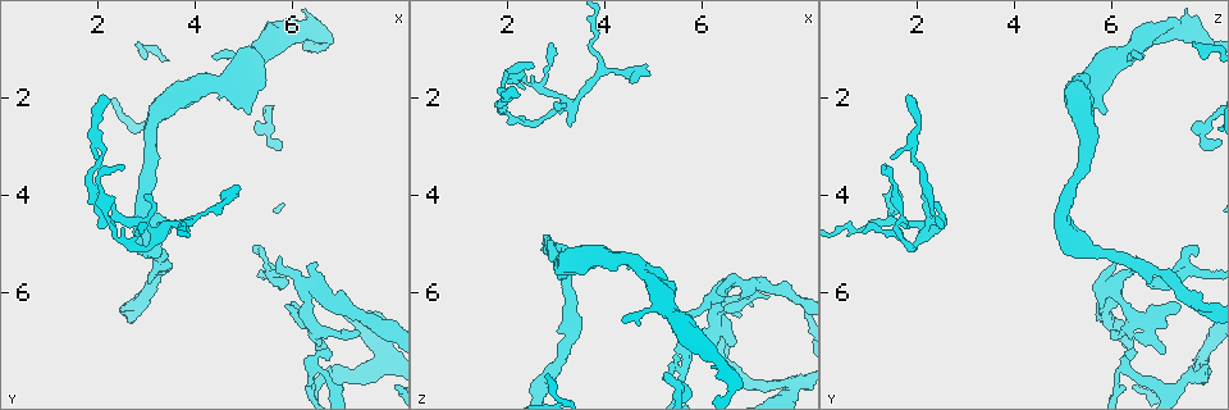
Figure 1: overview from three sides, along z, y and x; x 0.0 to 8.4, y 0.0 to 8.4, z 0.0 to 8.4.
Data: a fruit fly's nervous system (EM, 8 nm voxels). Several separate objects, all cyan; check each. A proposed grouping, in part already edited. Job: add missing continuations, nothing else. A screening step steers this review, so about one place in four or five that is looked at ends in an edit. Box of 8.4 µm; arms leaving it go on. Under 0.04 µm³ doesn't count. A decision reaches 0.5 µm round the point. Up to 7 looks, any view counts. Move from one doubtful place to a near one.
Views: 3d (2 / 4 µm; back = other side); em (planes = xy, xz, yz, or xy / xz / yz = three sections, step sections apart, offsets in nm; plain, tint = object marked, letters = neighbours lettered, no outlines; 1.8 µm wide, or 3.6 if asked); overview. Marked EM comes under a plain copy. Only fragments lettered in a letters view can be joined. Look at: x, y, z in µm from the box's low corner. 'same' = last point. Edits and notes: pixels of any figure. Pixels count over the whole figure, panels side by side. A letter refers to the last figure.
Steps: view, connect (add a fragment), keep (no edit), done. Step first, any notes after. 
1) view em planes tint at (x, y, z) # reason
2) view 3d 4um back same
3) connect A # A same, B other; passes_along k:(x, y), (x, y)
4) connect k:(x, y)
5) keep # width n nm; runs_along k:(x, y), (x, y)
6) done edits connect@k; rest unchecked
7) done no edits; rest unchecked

view 3d 4um at (7.40, 6.85, 6.05) # an open end

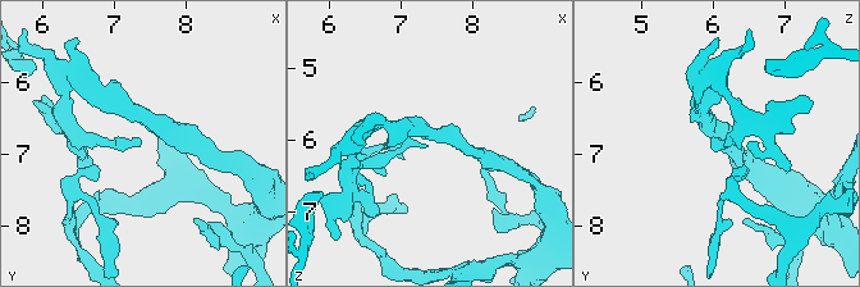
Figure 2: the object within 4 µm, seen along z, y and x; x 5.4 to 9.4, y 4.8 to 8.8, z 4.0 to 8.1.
view em yz step 4 letters at (7.35, 6.85, 6.10)

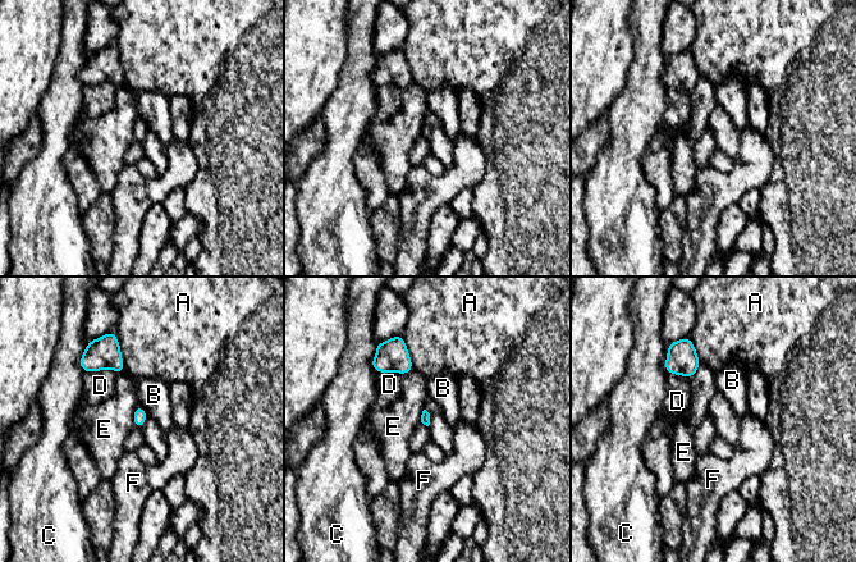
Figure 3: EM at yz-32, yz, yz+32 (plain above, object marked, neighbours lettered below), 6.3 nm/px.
view em planes letters same

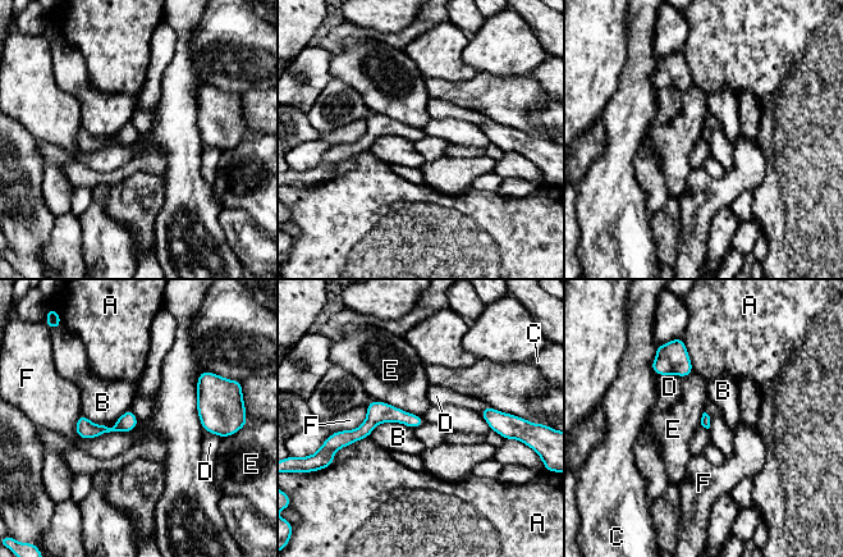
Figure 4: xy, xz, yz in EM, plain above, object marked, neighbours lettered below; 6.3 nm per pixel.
keep # A other, B other, C other, D other, E other, F other; border 4:(372, 398), (421, 416); none of them fits

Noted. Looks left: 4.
view em yz step 16 letters at (4.90, 3.85, 1.55)

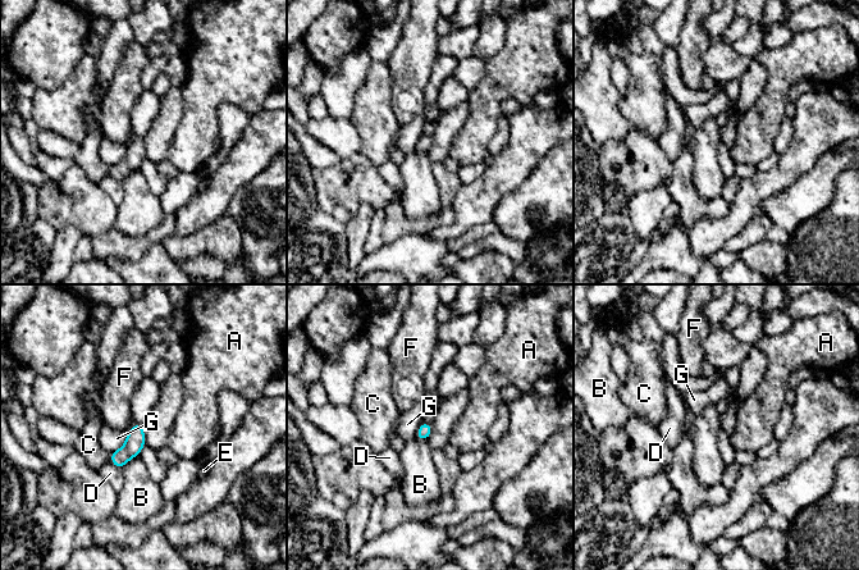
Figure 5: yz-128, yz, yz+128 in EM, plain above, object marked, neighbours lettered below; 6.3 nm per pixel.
keep # A other, B other, C other, D other, E other, F other, G other; border 5:(138, 455), (133, 456), (122, 469); no lettered fragment goes on from it

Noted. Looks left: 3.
view em planes letters at (3.05, 2.60, 5.45) # thick turns thin

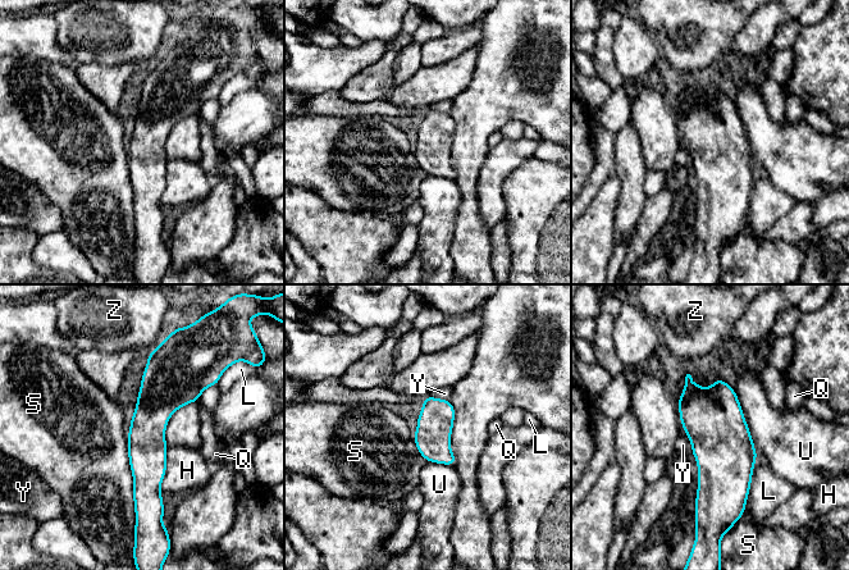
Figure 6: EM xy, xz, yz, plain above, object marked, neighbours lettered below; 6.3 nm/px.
keep # H other, L other, Q other, S other, U other, Y other, Z other; border 6:(126, 437), (136, 516); none of them fits

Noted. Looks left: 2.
done no edits; rest unchecked

